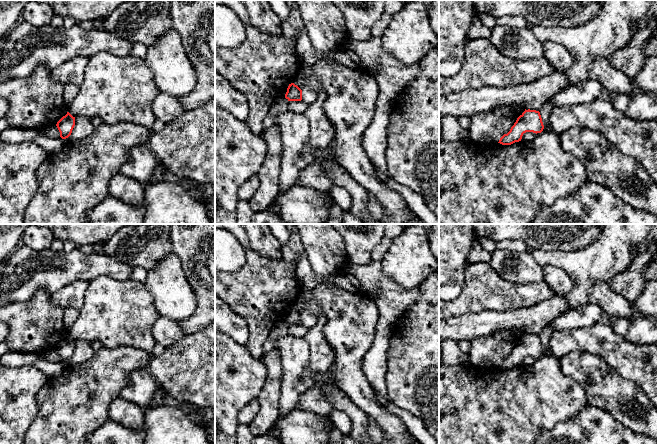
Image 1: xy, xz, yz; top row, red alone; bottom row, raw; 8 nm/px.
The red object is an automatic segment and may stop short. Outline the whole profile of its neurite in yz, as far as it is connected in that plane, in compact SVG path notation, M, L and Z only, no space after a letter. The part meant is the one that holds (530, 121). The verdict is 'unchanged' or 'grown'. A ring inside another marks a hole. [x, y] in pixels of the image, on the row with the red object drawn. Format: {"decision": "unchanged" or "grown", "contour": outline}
{"decision": "unchanged", "contour": "M526 110L517 118L514 125L507 134L504 134L498 143L511 145L519 142L526 132L541 133L544 129L542 118L539 111Z"}

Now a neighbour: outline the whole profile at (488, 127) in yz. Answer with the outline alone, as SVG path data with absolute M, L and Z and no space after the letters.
M499 105L489 112L471 118L470 139L477 143L498 143L507 134L520 114L510 105Z

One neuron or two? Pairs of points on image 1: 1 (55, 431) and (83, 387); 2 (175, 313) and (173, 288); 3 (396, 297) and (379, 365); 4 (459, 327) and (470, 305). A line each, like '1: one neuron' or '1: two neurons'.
1: one neuron
2: one neuron
3: one neuron
4: two neurons

